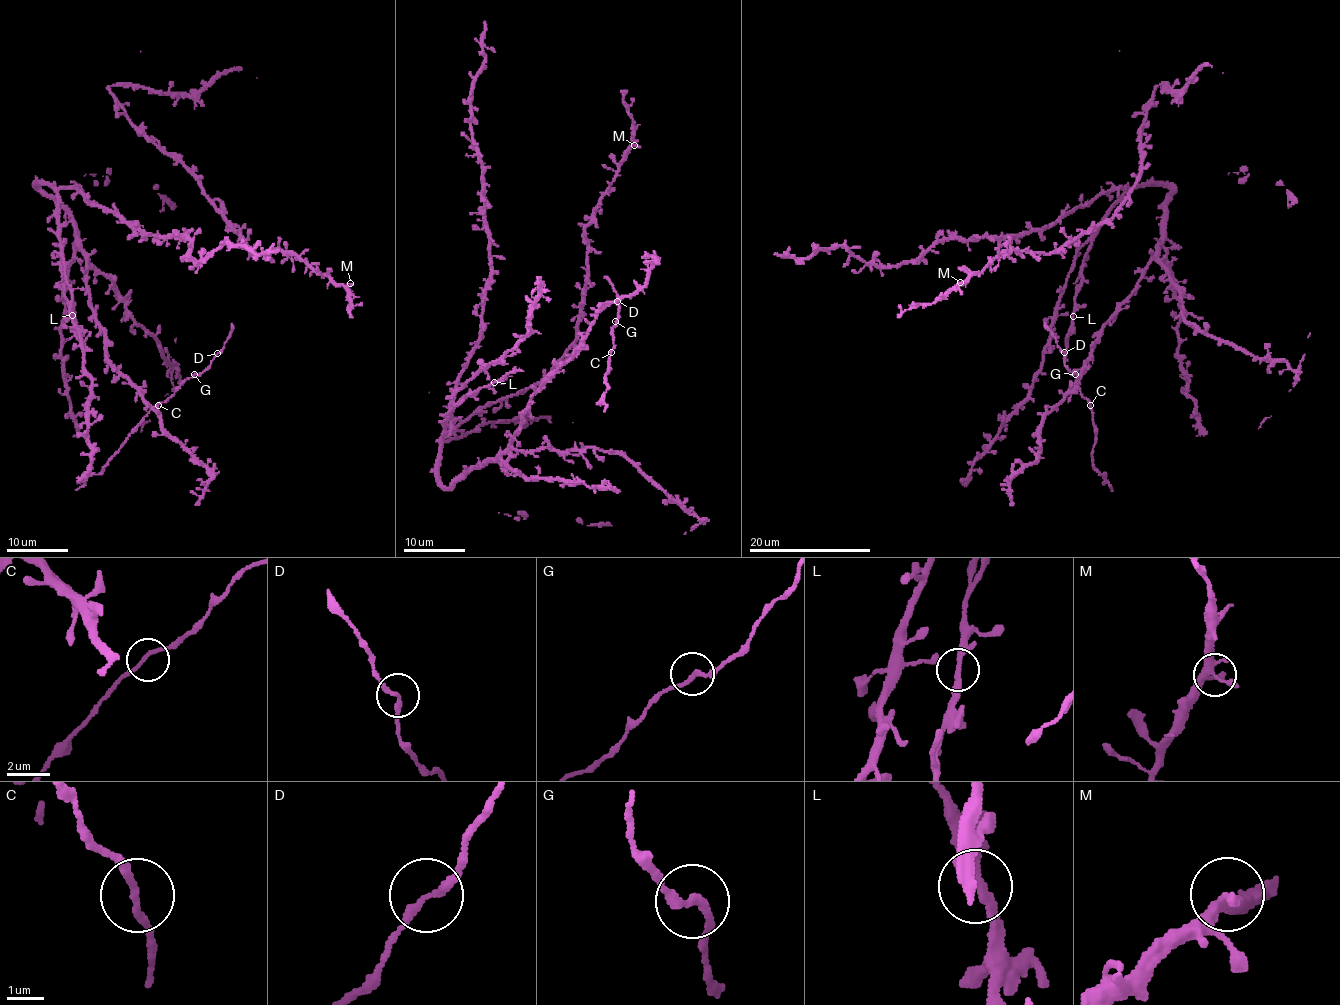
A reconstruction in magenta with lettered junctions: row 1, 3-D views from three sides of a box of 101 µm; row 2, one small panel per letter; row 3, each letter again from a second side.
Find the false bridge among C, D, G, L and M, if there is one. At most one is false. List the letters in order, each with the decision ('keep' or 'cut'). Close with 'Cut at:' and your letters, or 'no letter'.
C: keep
D: keep
G: keep
L: keep
M: keep
Cut at: no letter

